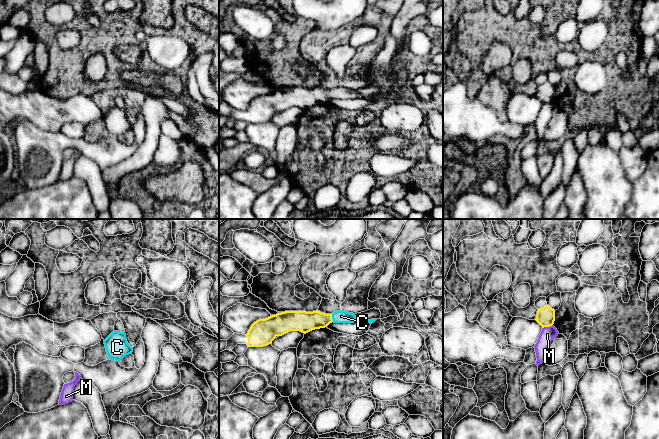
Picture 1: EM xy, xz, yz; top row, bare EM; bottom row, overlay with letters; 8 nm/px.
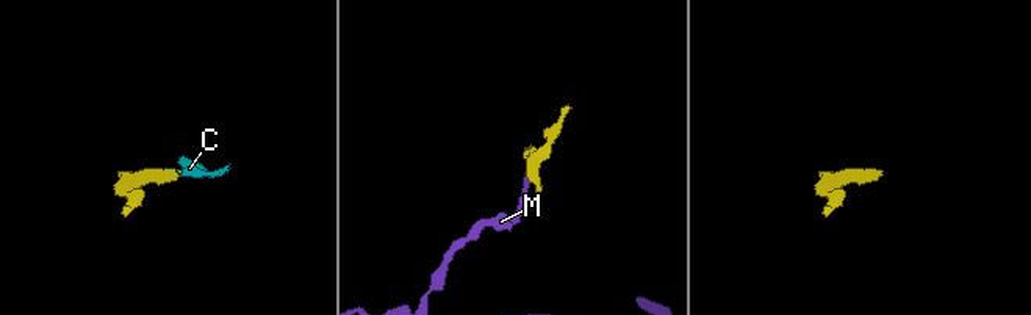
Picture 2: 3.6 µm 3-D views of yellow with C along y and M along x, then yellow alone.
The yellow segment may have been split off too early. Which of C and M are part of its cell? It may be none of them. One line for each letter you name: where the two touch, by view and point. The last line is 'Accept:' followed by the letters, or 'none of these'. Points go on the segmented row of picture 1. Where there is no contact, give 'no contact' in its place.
C: contact xz (331, 318)
Accept: C

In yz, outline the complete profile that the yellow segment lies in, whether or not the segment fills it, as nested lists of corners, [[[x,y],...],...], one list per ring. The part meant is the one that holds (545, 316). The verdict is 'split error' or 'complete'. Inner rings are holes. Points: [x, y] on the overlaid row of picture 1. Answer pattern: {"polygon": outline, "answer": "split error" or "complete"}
{"polygon": [[[549,305],[540,308],[537,311],[535,320],[542,326],[542,328],[550,327],[555,321],[555,310]]], "answer": "complete"}

